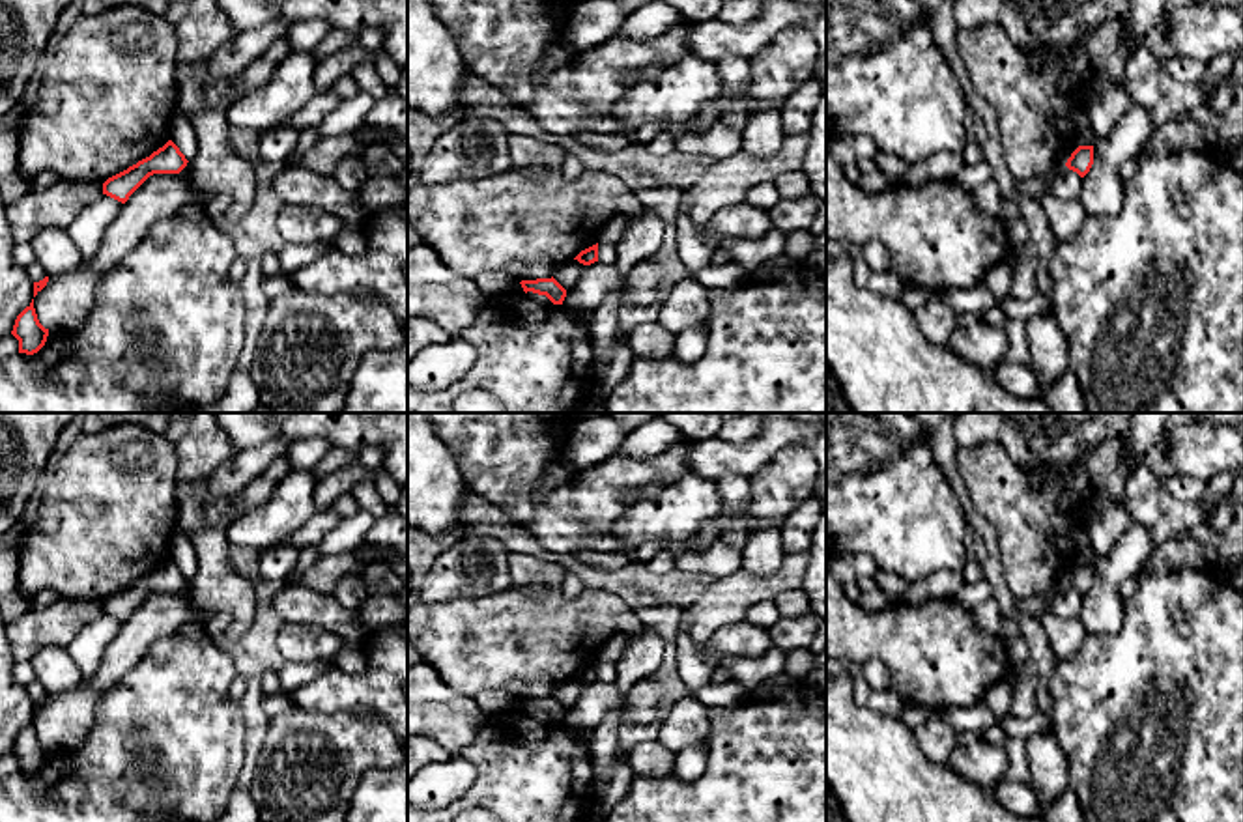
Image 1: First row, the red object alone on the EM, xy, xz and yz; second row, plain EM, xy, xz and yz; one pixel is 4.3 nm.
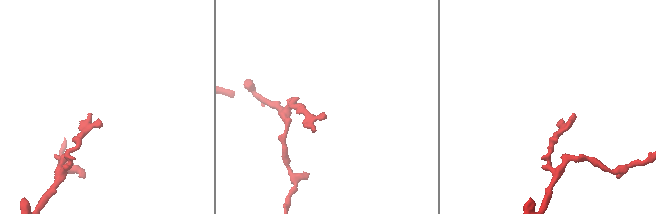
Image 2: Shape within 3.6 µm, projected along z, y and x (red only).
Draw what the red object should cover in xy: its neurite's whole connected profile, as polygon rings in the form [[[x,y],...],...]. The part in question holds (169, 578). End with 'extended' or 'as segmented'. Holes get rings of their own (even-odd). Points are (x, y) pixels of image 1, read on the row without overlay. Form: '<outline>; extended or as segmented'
[[[168,559],[150,575],[138,579],[127,588],[108,596],[103,602],[103,613],[125,622],[129,615],[153,592],[179,592],[187,585],[185,574]]]; as segmented

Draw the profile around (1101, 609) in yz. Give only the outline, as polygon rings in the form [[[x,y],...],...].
[[[1133,523],[1105,557],[1093,560],[1093,583],[1082,596],[1077,616],[1088,633],[1120,630],[1125,603],[1120,587],[1125,579],[1138,577],[1153,551],[1150,531]]]

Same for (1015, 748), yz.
[[[1007,738],[1004,744],[1004,749],[1009,758],[1009,768],[1006,777],[1032,787],[1032,775],[1028,770],[1028,755],[1026,755],[1026,740]]]

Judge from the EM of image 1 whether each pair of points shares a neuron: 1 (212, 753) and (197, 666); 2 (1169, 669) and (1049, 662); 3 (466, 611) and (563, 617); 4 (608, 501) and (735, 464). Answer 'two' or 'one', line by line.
1: one
2: two
3: one
4: two

